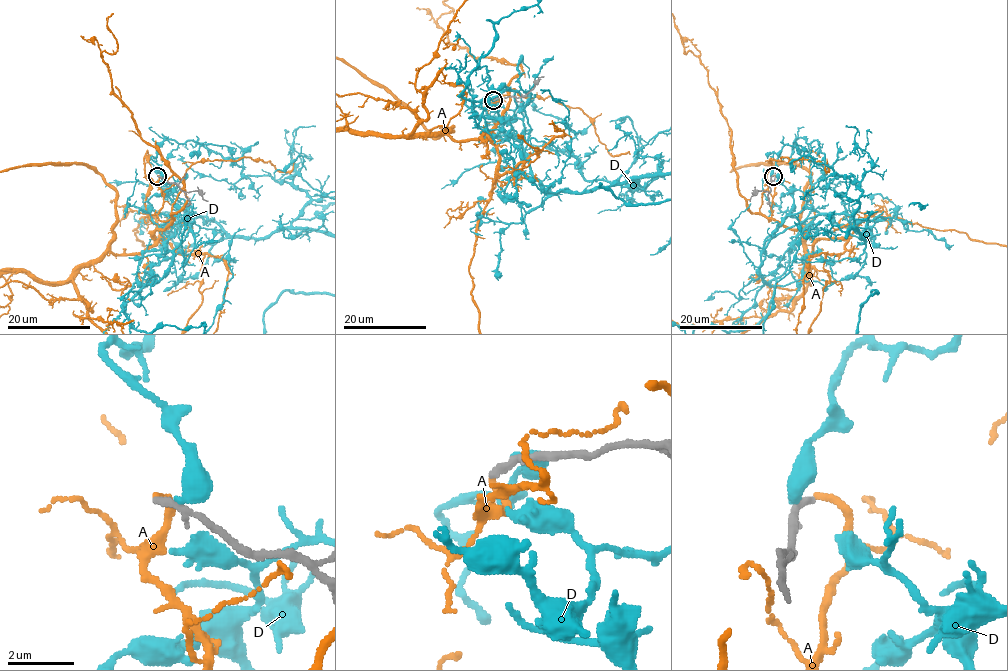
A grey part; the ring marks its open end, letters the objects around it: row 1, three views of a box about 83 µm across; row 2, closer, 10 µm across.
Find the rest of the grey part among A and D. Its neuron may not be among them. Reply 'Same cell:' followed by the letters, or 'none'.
Same cell: none

